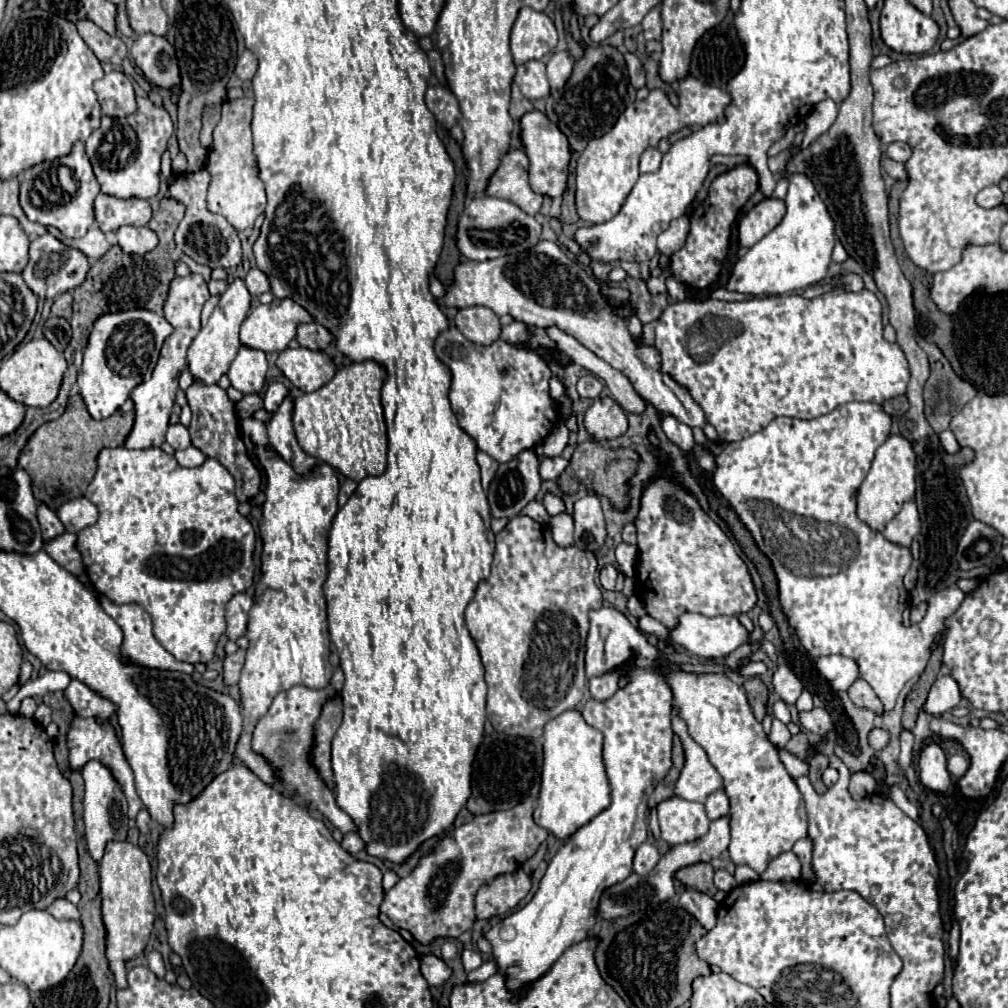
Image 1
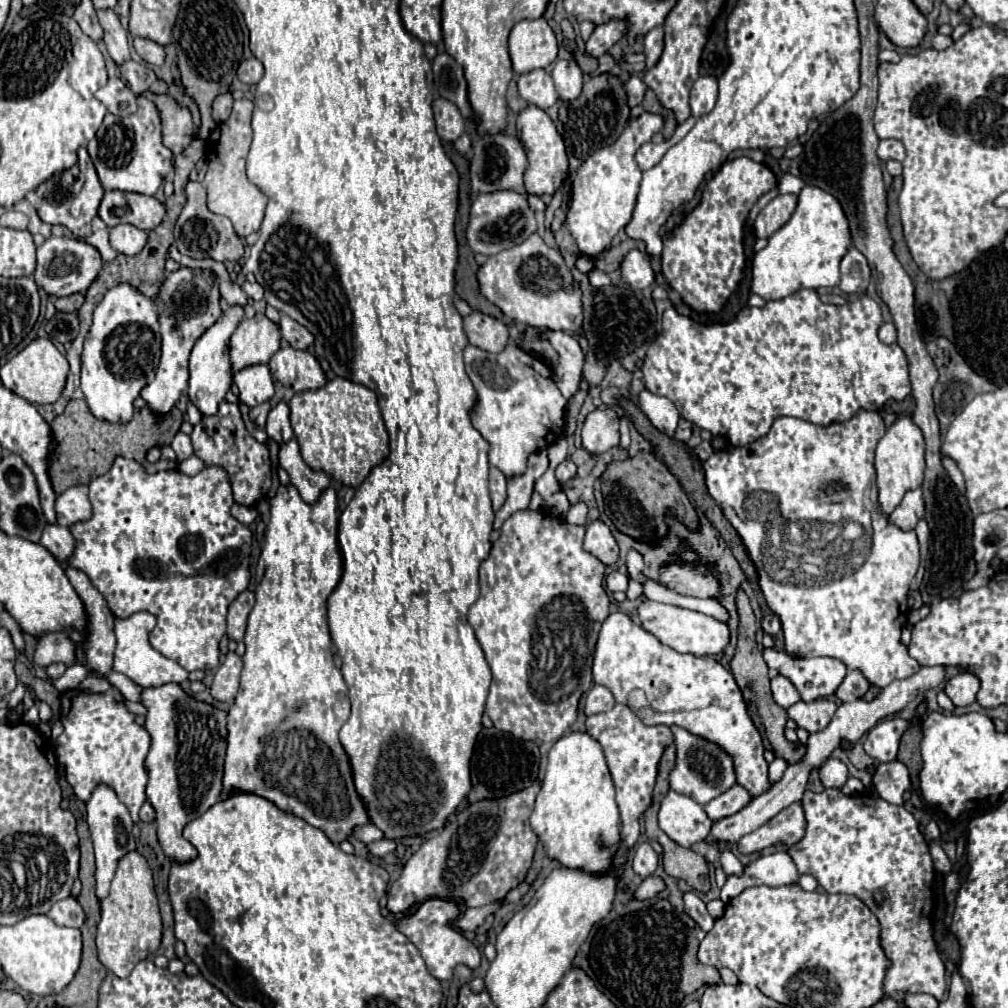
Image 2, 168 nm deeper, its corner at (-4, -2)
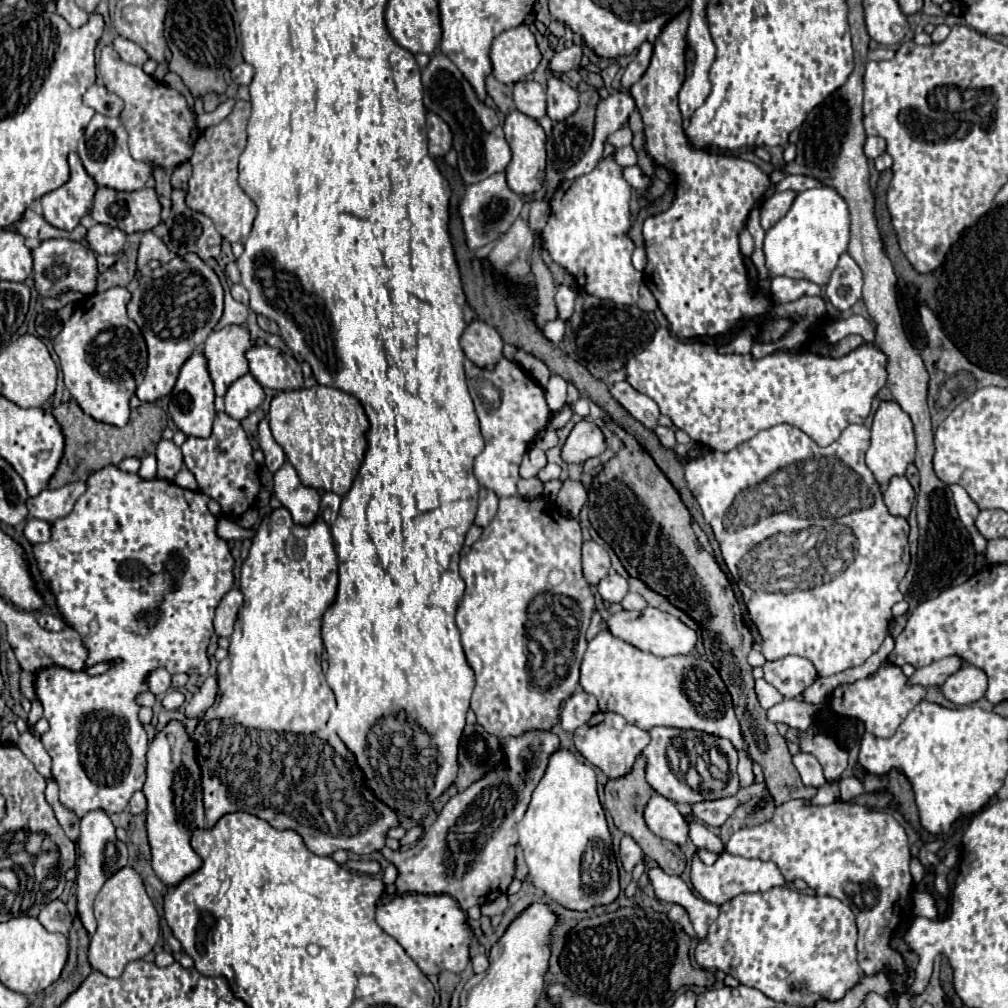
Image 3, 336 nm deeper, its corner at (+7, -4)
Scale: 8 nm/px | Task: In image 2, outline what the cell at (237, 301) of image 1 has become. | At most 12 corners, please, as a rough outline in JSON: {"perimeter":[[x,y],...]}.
{"perimeter":[[227,308],[193,346],[187,394],[213,416],[233,382],[227,338],[243,318]]}

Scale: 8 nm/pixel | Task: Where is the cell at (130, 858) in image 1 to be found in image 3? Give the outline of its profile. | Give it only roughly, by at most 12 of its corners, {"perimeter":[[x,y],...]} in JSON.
{"perimeter":[[112,874],[94,900],[88,962],[108,978],[144,958],[160,922],[142,878]]}

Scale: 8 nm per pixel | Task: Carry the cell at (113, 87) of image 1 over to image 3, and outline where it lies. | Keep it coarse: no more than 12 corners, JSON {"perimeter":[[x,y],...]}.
{"perimeter":[[100,84],[86,90],[84,104],[102,116],[120,116],[124,102]]}

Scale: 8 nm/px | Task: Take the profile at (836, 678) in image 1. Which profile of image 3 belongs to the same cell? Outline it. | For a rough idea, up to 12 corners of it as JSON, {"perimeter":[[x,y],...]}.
{"perimeter":[[800,656],[766,662],[764,680],[784,698],[800,698],[818,678]]}

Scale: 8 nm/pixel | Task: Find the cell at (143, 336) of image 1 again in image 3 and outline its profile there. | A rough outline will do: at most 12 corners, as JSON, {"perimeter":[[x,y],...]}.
{"perimeter":[[120,286],[84,298],[54,338],[88,416],[126,426],[146,352]]}

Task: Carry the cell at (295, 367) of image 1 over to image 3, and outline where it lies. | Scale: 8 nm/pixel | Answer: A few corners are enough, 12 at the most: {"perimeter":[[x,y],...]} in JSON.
{"perimeter":[[252,346],[250,374],[272,390],[298,390],[298,360],[280,348]]}

